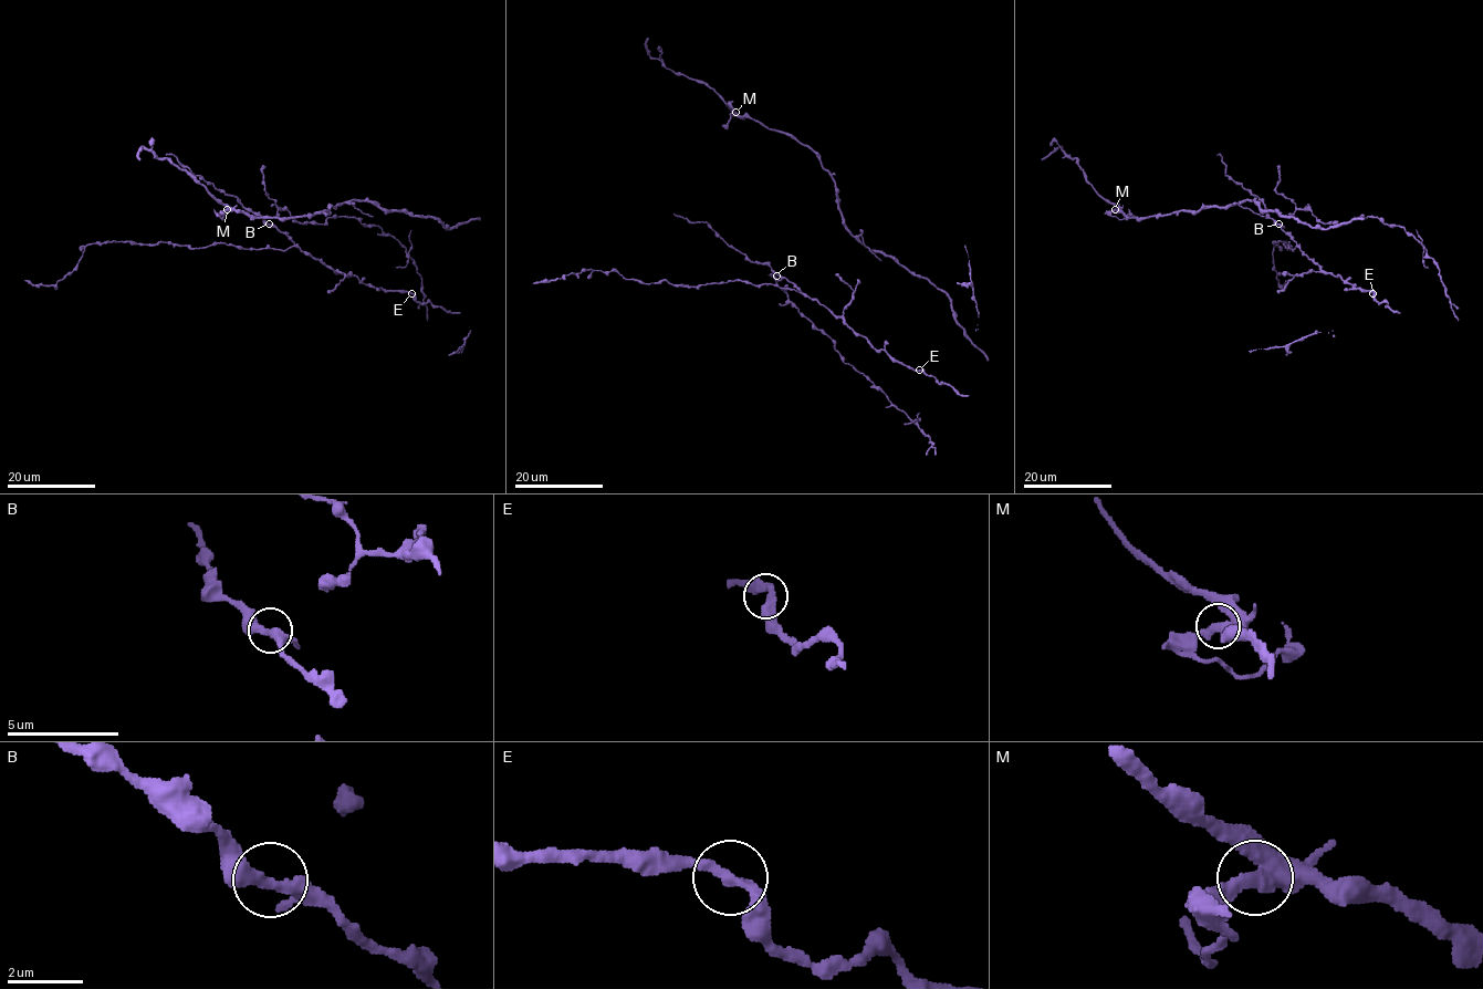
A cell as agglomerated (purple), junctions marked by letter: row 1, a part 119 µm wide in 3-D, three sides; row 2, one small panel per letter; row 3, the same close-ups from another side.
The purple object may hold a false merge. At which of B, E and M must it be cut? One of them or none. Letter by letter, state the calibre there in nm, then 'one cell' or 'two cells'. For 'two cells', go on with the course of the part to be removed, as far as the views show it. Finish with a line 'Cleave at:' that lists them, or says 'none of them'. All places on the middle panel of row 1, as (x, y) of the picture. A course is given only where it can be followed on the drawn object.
B: calibre 300 nm; one cell
E: calibre 300 nm; one cell
M: calibre 320 nm; two cells; course (735, 112), (732, 107), (730, 121), (722, 125)
Cleave at: M

